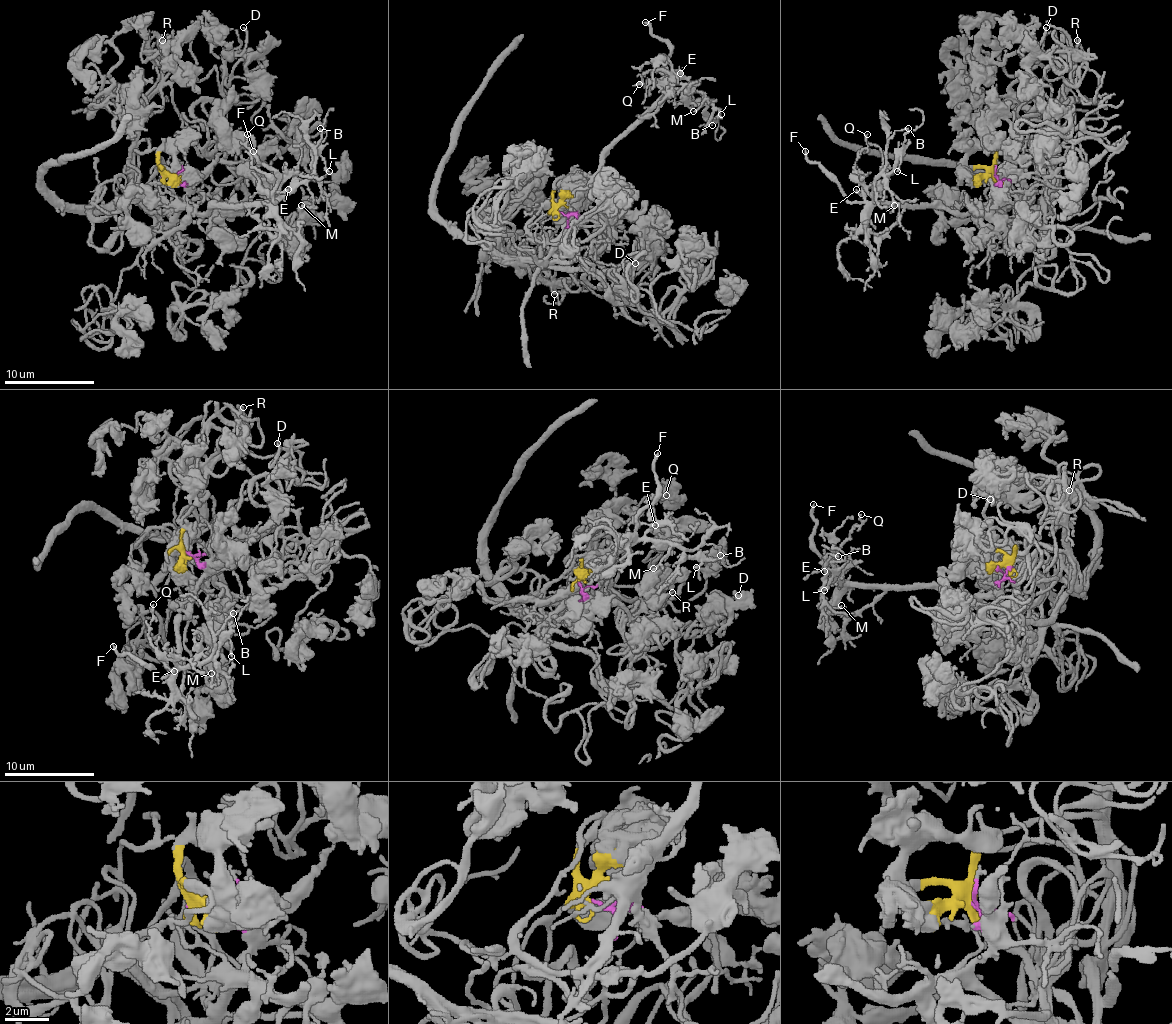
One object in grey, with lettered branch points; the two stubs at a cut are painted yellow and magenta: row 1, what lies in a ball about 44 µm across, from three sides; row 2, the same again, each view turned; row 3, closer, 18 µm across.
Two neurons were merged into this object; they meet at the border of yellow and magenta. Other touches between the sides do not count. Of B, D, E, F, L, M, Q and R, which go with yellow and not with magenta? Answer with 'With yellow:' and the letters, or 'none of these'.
With yellow: D, R

